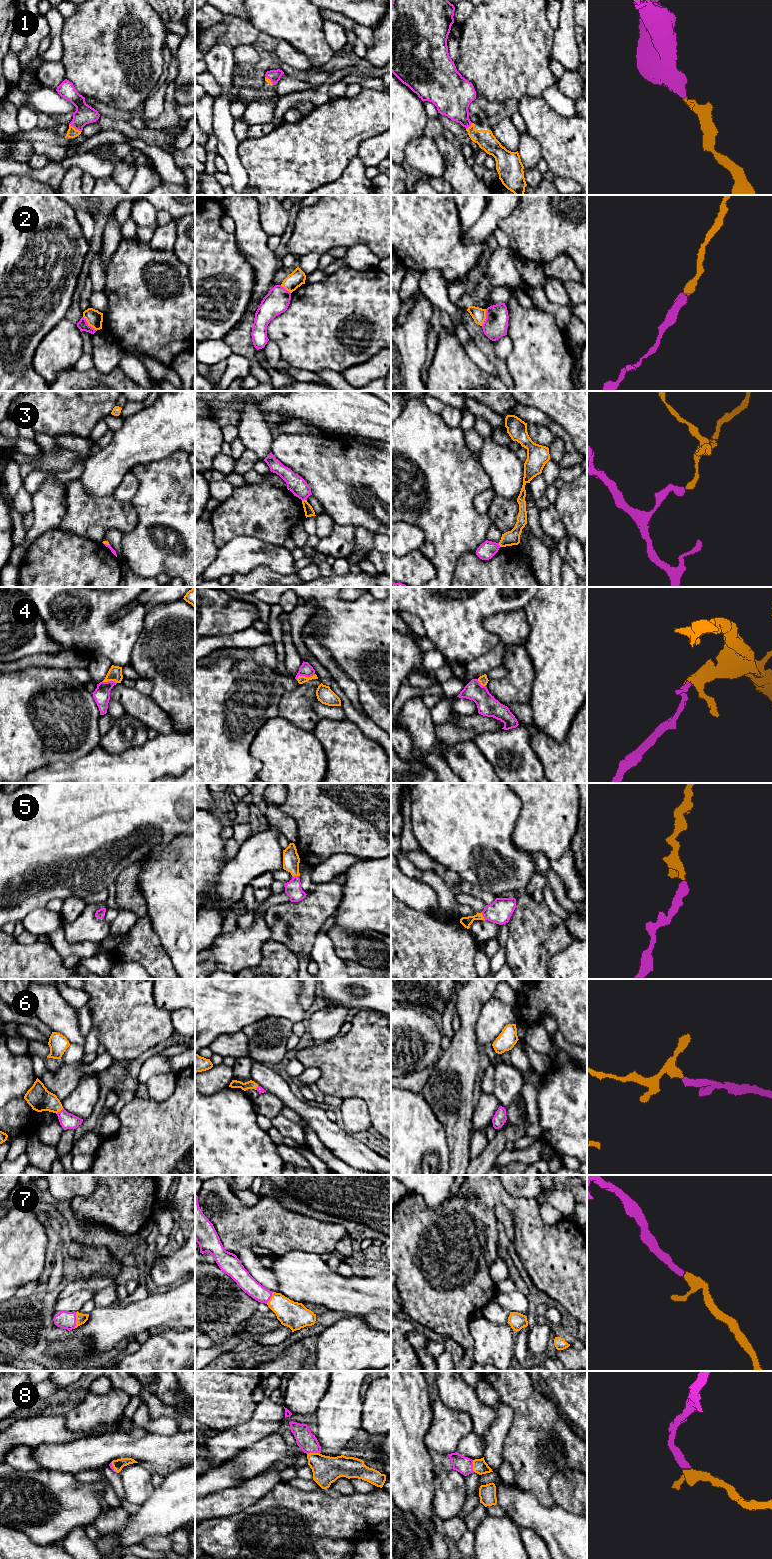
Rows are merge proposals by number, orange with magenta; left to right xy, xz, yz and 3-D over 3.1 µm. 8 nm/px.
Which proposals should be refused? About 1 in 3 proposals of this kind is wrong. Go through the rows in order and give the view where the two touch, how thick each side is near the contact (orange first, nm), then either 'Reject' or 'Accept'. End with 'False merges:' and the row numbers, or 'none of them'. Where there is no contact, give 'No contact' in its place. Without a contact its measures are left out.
1: Touches orange in xy. Thickness 80 nm (orange) against 160 nm. Accept
2: Touches orange in xy. Thickness 140 nm (orange) against 80 nm. Reject
3: Touches orange in xz. Thickness 70 nm (orange) against 150 nm. Reject
4: Touches orange in xz. Thickness 60 nm (orange) against 100 nm. Accept
5: Touches orange in yz. Thickness 80 nm (orange) against 190 nm. Accept
6: Touches orange in xy. Thickness 190 nm (orange) against 130 nm. Accept
7: Touches orange in xy. Thickness 80 nm (orange) against 140 nm. Accept
8: Touches orange in xz. Thickness 220 nm (orange) against 150 nm. Accept
False merges: 2, 3

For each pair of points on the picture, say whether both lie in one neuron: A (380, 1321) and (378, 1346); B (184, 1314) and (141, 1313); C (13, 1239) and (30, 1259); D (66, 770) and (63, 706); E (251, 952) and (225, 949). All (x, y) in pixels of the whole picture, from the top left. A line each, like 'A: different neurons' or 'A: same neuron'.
A: different neurons
B: same neuron
C: same neuron
D: different neurons
E: same neuron

